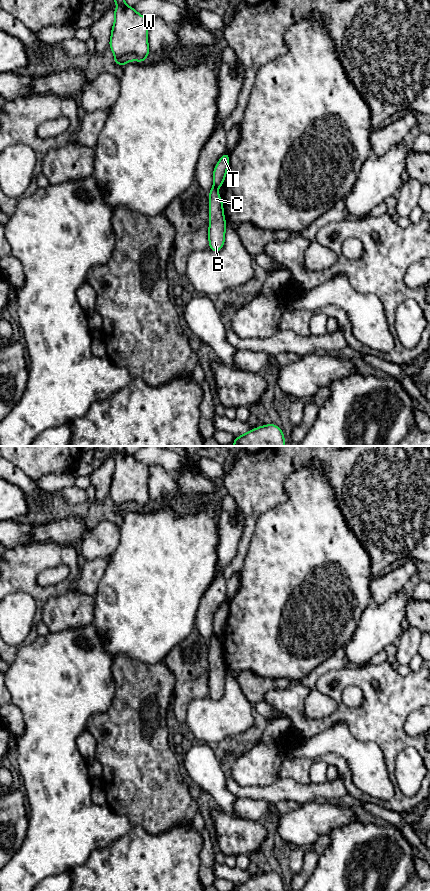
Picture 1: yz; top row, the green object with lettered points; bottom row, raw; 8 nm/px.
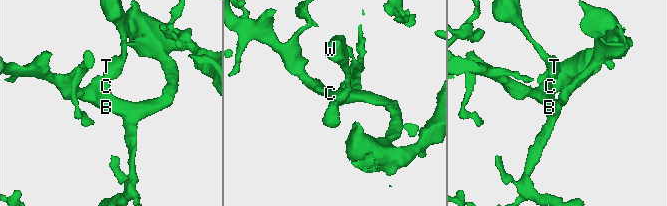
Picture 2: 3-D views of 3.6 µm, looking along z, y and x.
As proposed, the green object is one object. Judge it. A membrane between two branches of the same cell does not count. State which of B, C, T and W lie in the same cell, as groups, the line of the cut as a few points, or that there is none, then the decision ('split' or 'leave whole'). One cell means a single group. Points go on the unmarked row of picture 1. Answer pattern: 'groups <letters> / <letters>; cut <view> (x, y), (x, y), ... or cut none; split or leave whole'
groups B C / T W; cut yz (213, 631), (218, 635); split

